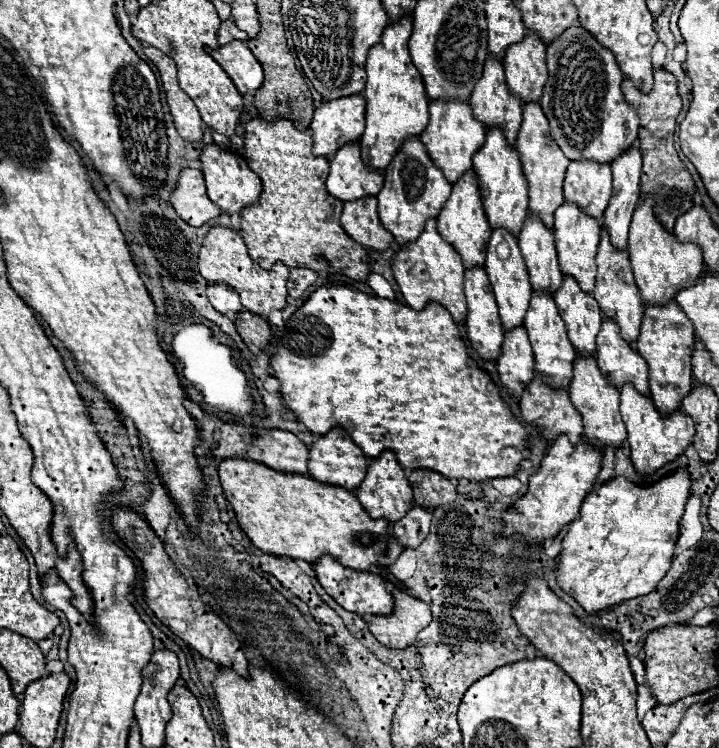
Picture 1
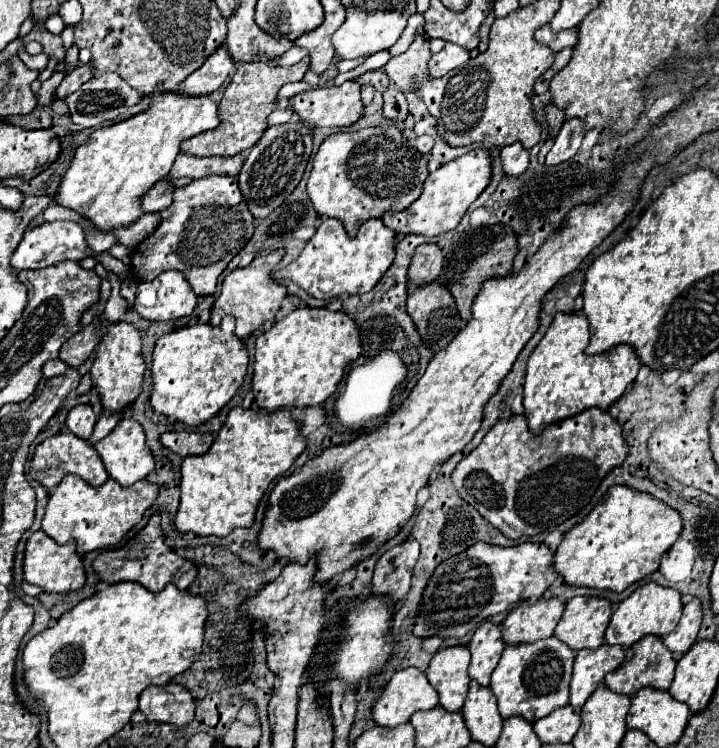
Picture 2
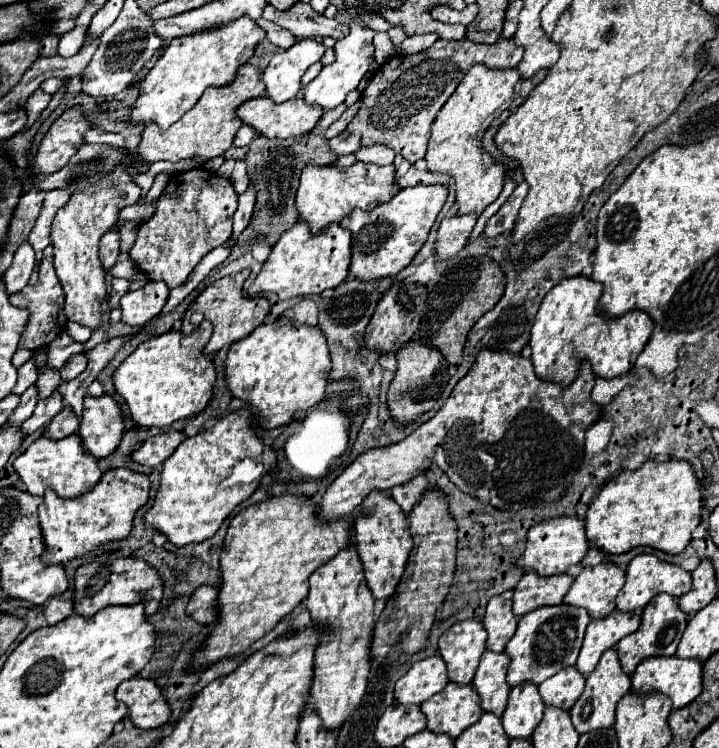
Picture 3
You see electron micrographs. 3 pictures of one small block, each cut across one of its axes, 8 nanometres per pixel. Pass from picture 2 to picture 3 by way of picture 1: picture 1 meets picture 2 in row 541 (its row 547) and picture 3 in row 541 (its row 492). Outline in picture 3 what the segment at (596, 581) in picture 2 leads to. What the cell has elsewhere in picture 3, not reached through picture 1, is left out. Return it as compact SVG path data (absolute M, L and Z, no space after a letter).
M674 458L668 462L648 460L638 470L634 472L624 470L602 486L602 492L590 502L586 512L586 538L590 540L592 546L596 546L606 554L624 554L638 546L650 546L666 554L680 554L688 546L692 530L700 524L700 512L702 512L702 492L690 464Z

